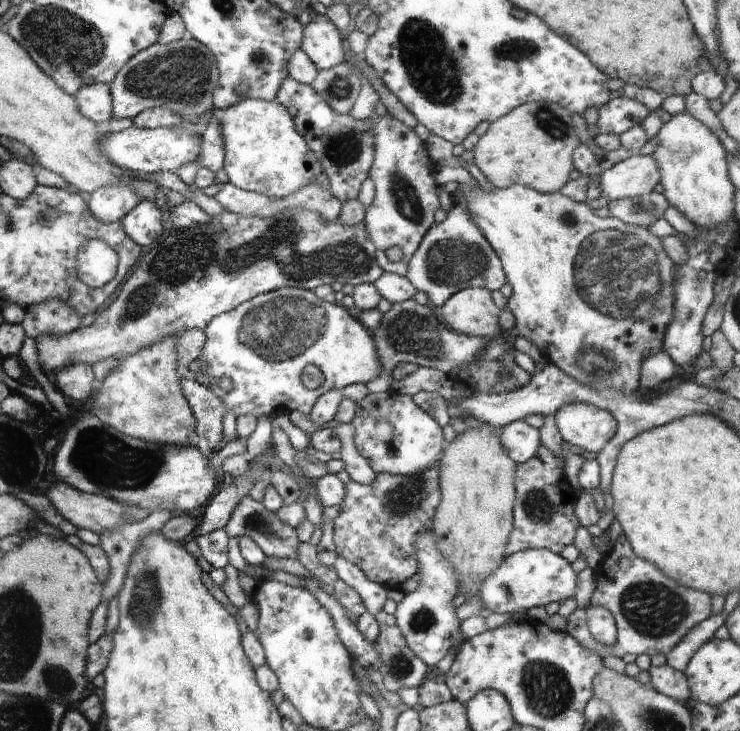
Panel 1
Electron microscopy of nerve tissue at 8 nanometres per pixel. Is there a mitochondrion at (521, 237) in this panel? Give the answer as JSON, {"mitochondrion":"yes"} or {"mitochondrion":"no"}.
{"mitochondrion":"no"}

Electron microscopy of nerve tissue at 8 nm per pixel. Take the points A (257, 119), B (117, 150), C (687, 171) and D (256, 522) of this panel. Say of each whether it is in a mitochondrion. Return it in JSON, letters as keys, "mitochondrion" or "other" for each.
{"A":"other","B":"other","C":"other","D":"mitochondrion"}

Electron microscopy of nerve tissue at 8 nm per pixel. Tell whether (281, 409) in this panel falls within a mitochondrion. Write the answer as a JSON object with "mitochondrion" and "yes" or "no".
{"mitochondrion":"no"}

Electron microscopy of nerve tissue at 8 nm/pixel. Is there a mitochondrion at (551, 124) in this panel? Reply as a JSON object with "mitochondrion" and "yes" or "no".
{"mitochondrion":"yes"}

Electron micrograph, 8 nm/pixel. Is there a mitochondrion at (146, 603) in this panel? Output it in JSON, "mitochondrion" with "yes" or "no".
{"mitochondrion":"yes"}

